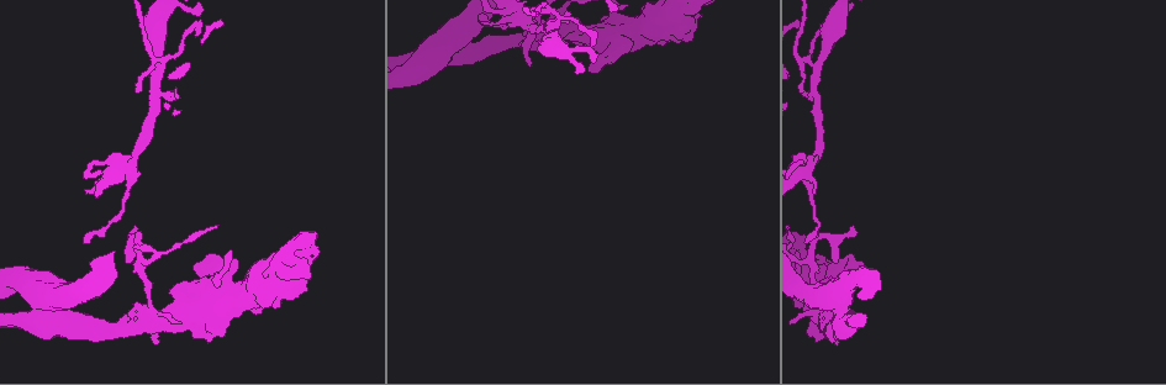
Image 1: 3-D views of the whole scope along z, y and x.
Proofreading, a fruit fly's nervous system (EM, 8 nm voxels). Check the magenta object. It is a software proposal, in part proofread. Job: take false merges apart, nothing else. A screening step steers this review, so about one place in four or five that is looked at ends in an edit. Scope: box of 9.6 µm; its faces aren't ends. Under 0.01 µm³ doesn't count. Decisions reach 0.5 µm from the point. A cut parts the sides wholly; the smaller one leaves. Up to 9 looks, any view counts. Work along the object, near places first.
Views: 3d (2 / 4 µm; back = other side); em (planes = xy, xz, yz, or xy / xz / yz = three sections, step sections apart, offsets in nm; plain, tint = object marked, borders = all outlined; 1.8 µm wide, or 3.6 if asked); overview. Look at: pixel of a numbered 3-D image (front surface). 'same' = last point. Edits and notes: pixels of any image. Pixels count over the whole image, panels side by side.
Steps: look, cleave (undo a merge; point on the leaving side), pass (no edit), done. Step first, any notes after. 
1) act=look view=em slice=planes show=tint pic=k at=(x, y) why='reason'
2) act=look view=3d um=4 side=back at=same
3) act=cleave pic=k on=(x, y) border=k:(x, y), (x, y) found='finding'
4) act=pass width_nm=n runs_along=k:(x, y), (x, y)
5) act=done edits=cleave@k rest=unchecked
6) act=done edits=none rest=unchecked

act=look view=3d um=2 side=back pic=1 at=(811, 261) why='three arms meet'

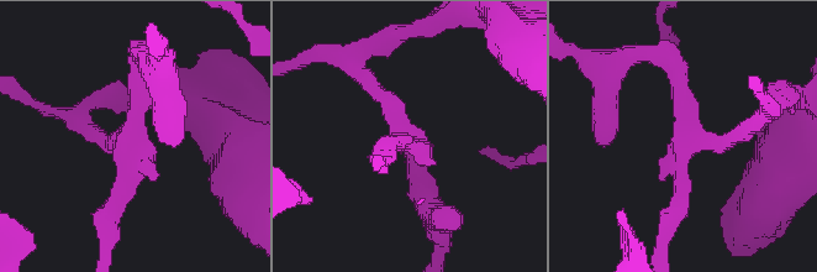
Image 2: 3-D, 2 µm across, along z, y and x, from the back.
act=look view=em um=3.6 slice=xy step=4 show=tint pic=2 at=(128, 142) why='need the tissue'

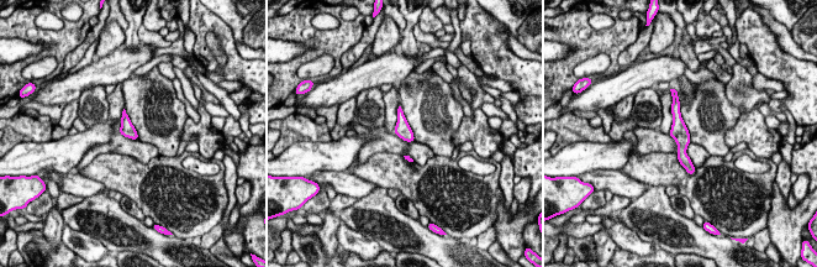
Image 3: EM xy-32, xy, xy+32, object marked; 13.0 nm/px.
act=look view=em um=3.6 slice=yz step=16 show=tint at=same why='another direction'

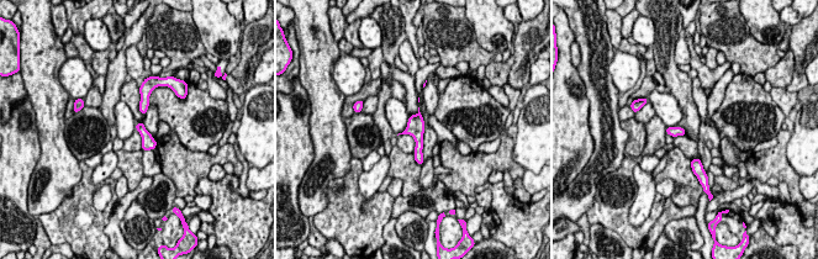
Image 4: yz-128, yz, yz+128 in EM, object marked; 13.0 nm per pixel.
act=pass arms=3 found='one cell here'

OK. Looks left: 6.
act=look view=3d um=4 pic=1 at=(667, 8) why='calibre changes'

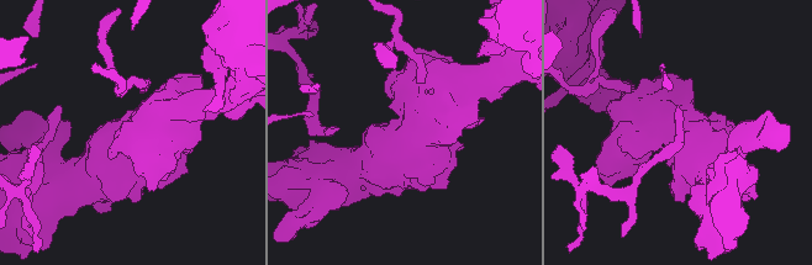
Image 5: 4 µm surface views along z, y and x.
act=look view=em um=3.6 slice=planes show=tint pic=5 at=(407, 135)

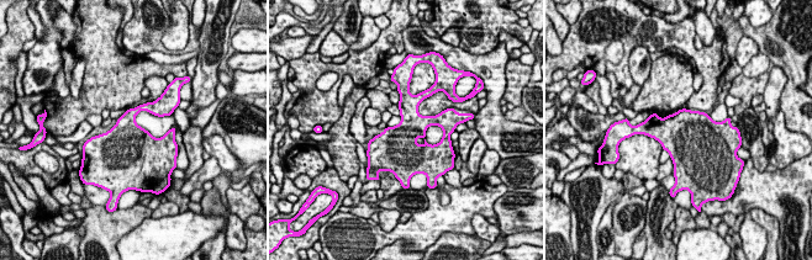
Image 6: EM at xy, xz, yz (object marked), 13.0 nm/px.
act=pass found='continuous, no second cell'

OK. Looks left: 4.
act=look view=em slice=planes show=tint pic=1 at=(508, 8) why='two arms in line, one across'

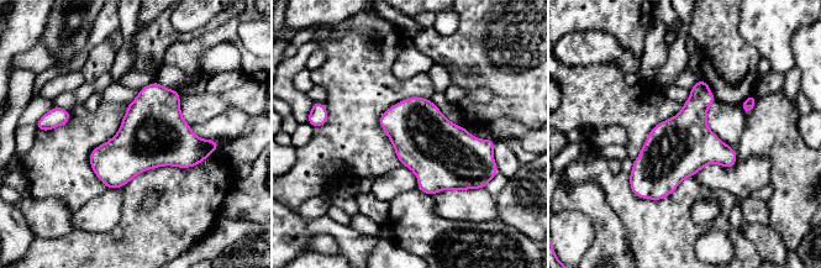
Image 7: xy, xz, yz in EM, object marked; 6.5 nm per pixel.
act=pass found='continuous, no second cell'

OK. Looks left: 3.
act=look view=em slice=planes show=tint pic=1 at=(837, 300) why='four-way junction'

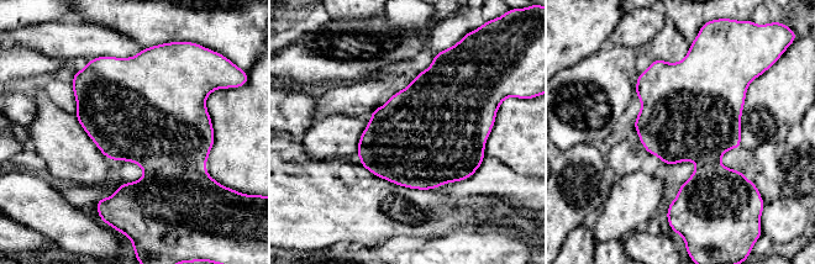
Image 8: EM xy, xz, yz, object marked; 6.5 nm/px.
act=cleave pic=8 on=(174, 128) border=8:(204, 167), (164, 165), (146, 172) found='two cells meet here'

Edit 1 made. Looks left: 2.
act=done edits=cleave@8 rest=unchecked

